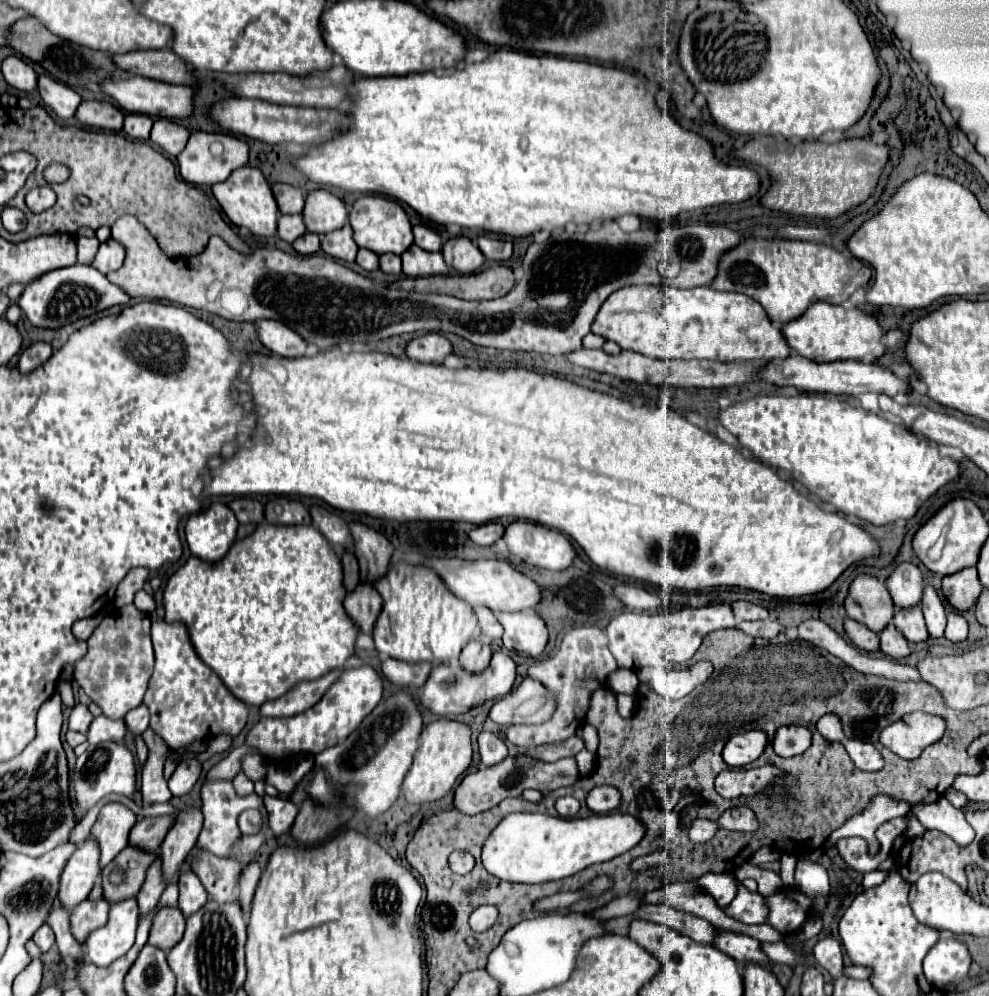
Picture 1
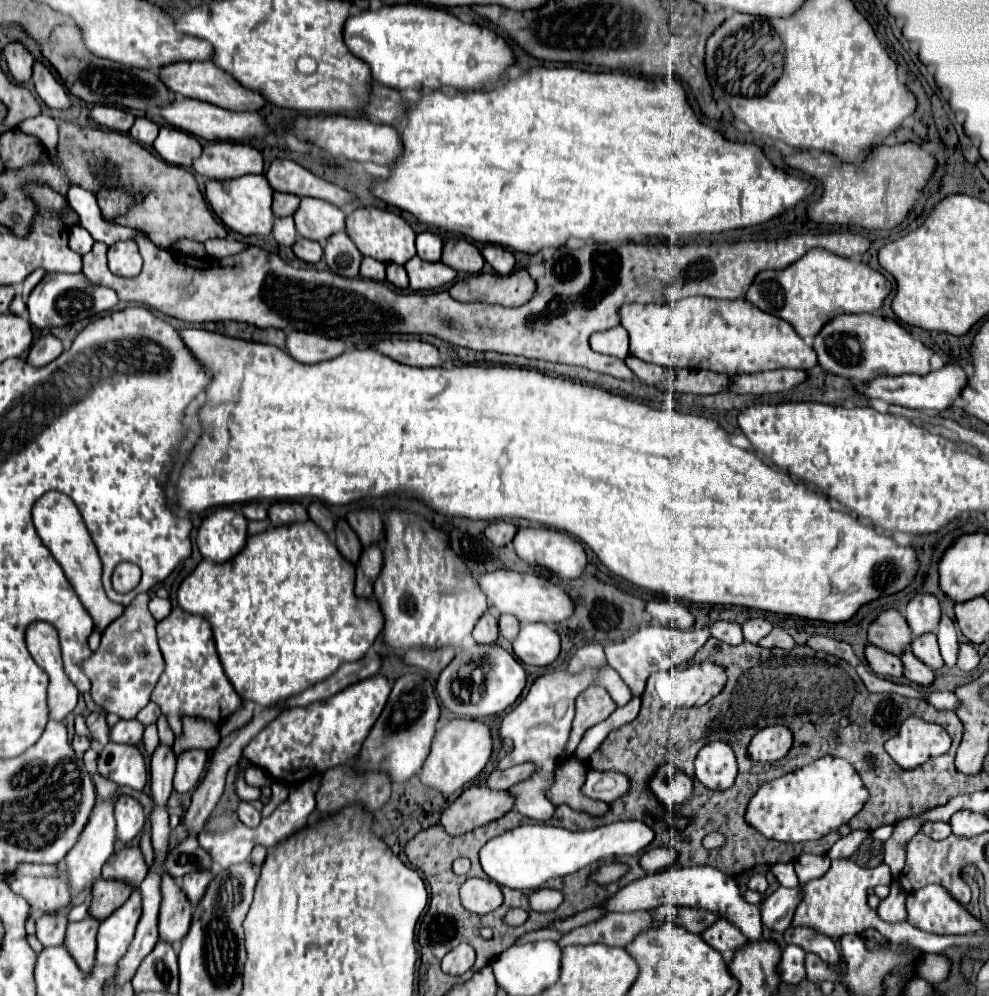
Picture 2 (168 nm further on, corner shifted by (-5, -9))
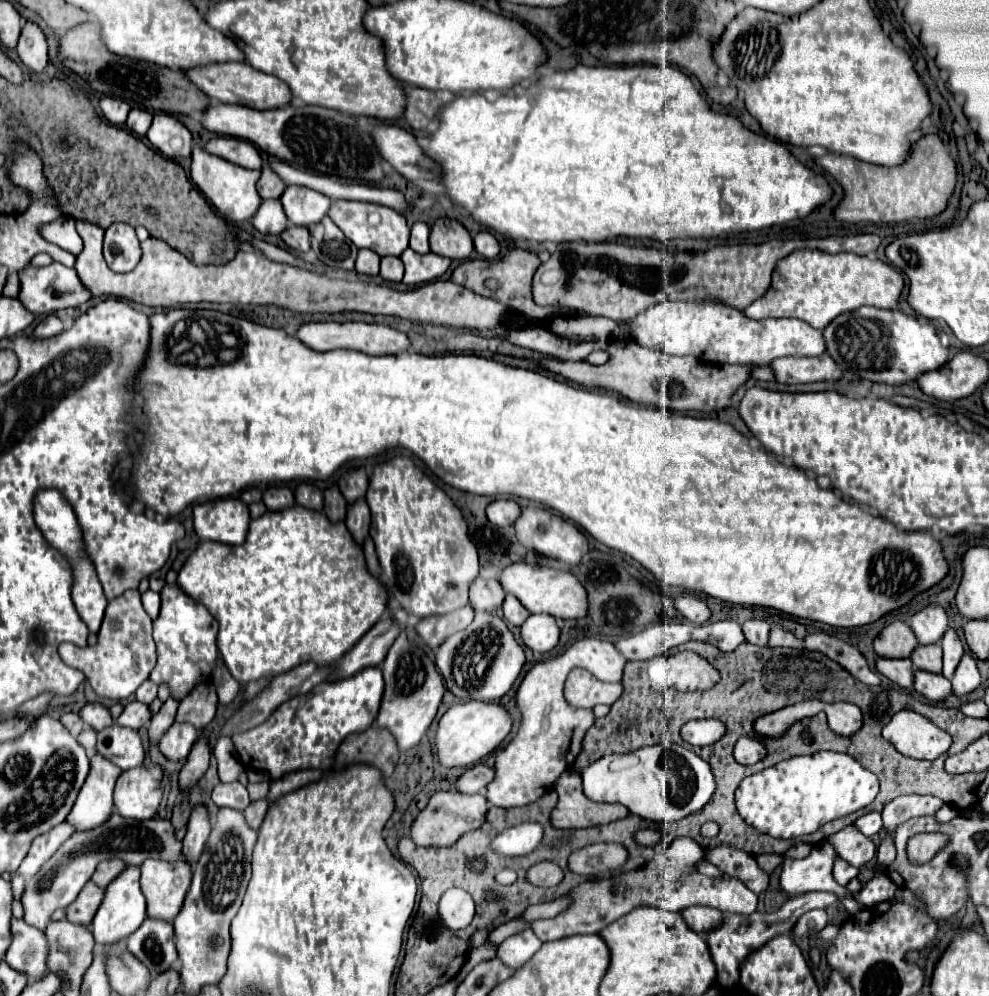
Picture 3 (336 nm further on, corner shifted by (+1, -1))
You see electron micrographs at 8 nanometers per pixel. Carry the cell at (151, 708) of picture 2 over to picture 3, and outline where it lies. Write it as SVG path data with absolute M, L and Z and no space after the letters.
M145 680L135 692L135 700L143 702L143 704L151 704L155 698L157 698L157 688L151 680Z

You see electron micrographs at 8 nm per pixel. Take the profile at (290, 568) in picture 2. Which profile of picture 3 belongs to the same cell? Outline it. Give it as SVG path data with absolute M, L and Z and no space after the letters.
M291 506L279 512L267 512L257 520L251 520L251 528L247 534L247 540L241 546L227 546L227 544L217 544L217 542L201 542L199 548L187 558L187 562L183 564L179 576L177 576L177 586L191 596L195 602L203 604L209 614L219 622L219 634L217 634L217 648L219 654L225 662L225 666L229 668L229 672L233 674L233 678L241 684L249 684L261 678L273 678L277 674L289 672L291 668L297 668L299 664L319 664L319 666L329 666L335 660L339 660L347 650L351 650L359 638L381 618L381 614L385 612L385 602L387 602L387 590L383 586L379 586L379 582L367 572L365 568L365 558L363 558L363 550L357 548L357 544L353 544L351 534L347 532L345 524L331 524L323 514L315 512L315 510L307 510L303 506Z

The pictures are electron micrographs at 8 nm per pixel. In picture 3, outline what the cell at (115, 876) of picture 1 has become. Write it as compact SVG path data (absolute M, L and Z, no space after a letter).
M89 880L81 894L77 896L77 900L67 908L67 920L75 922L75 924L83 924L83 926L89 926L101 900L105 896L105 888L97 886L93 880Z

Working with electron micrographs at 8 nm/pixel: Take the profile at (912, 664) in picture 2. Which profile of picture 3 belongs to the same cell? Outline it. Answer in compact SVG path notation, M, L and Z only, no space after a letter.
M915 670L913 678L915 678L913 688L931 700L943 700L951 692L951 682L943 674Z

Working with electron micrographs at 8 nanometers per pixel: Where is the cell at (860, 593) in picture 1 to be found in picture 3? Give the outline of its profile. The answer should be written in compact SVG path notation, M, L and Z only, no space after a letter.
M893 620L891 624L887 624L881 634L873 640L875 652L885 658L909 658L915 646L917 638L913 630L901 620Z

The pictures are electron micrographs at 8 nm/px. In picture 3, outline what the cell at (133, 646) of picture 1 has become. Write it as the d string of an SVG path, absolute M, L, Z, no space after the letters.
M127 590L123 596L109 602L97 636L97 644L87 648L63 642L59 646L61 660L67 666L81 670L97 696L111 700L131 698L139 684L143 684L143 680L149 678L157 660L157 648L151 638L151 618L143 610L141 594L137 590Z

